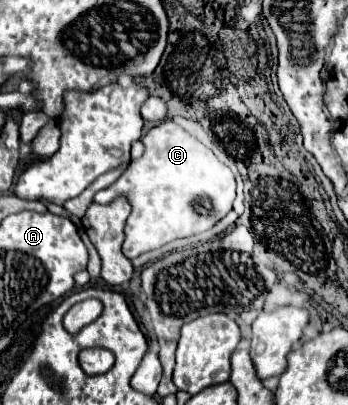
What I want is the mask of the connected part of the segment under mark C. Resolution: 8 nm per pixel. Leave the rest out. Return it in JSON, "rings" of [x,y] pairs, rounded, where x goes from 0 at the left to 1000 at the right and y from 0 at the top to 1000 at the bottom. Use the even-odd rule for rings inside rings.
{"rings":[[[477,294],[437,314],[408,338],[408,353],[420,363],[414,383],[379,398],[339,447],[270,486],[276,501],[362,486],[379,506],[379,526],[362,541],[362,595],[351,605],[351,625],[368,640],[460,615],[500,590],[598,570],[667,516],[678,486],[672,427],[500,299]]]}

